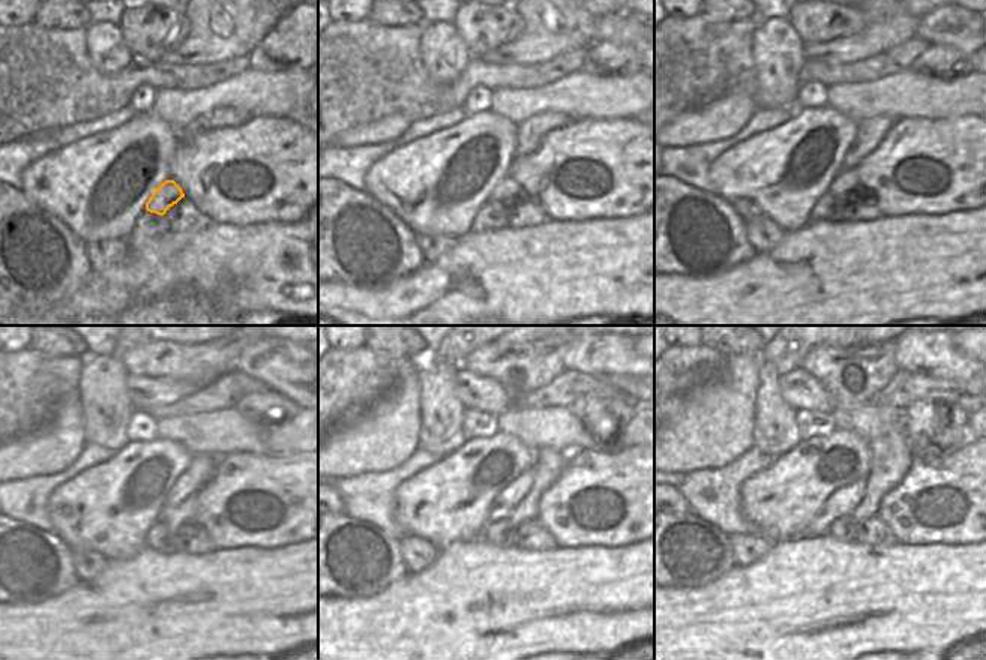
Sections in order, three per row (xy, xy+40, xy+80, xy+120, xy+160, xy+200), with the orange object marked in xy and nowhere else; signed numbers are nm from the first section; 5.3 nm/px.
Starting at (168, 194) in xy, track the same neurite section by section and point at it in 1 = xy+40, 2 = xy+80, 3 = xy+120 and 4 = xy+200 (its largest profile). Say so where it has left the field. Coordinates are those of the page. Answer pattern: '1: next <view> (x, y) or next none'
1: next xy+40 (506, 189)
2: next xy+80 (845, 182)
3: next xy+120 (173, 518)
4: next xy+200 (890, 453)

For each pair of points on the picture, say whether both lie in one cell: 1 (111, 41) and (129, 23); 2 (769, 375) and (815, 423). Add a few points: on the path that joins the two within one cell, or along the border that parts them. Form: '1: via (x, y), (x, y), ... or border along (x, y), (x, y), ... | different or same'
1: border along (117, 24), (134, 62) | different
2: border along (793, 411), (802, 440) | different

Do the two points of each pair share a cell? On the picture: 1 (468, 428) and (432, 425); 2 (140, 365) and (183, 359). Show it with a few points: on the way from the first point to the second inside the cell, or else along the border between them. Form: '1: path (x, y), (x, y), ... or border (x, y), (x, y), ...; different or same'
1: border (467, 408), (461, 425), (465, 440); different
2: path (150, 360), (173, 360); same

